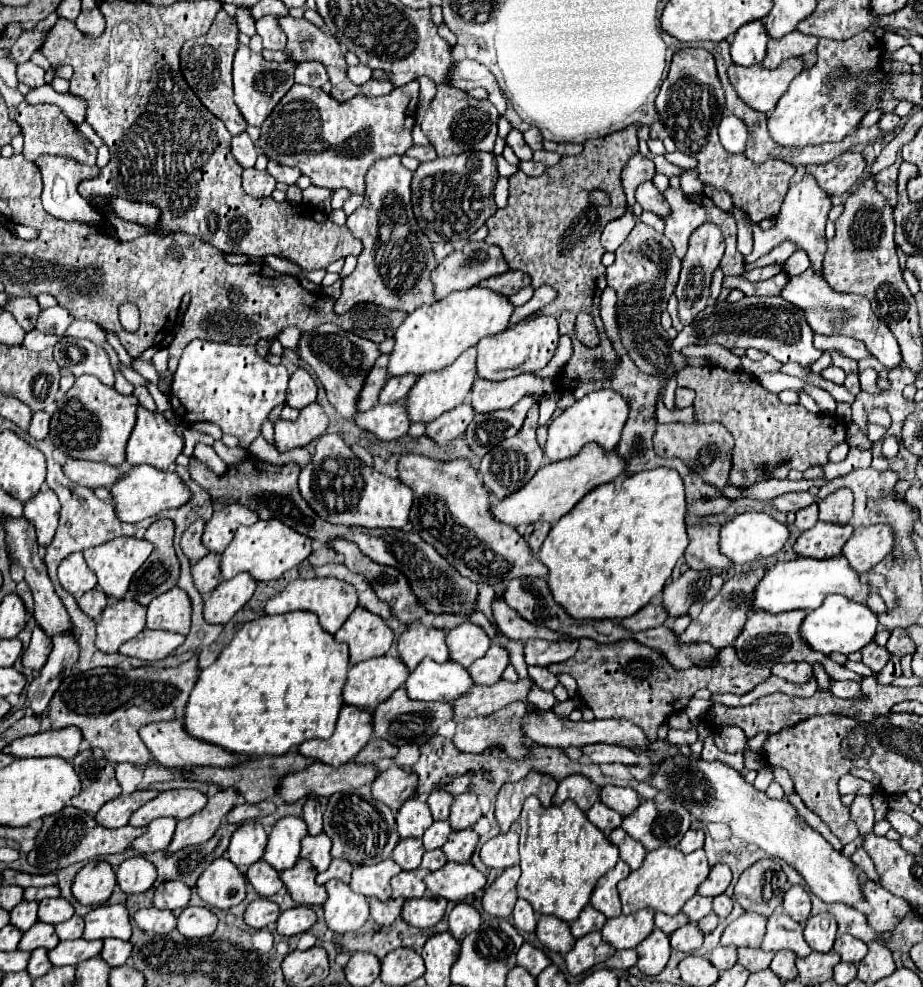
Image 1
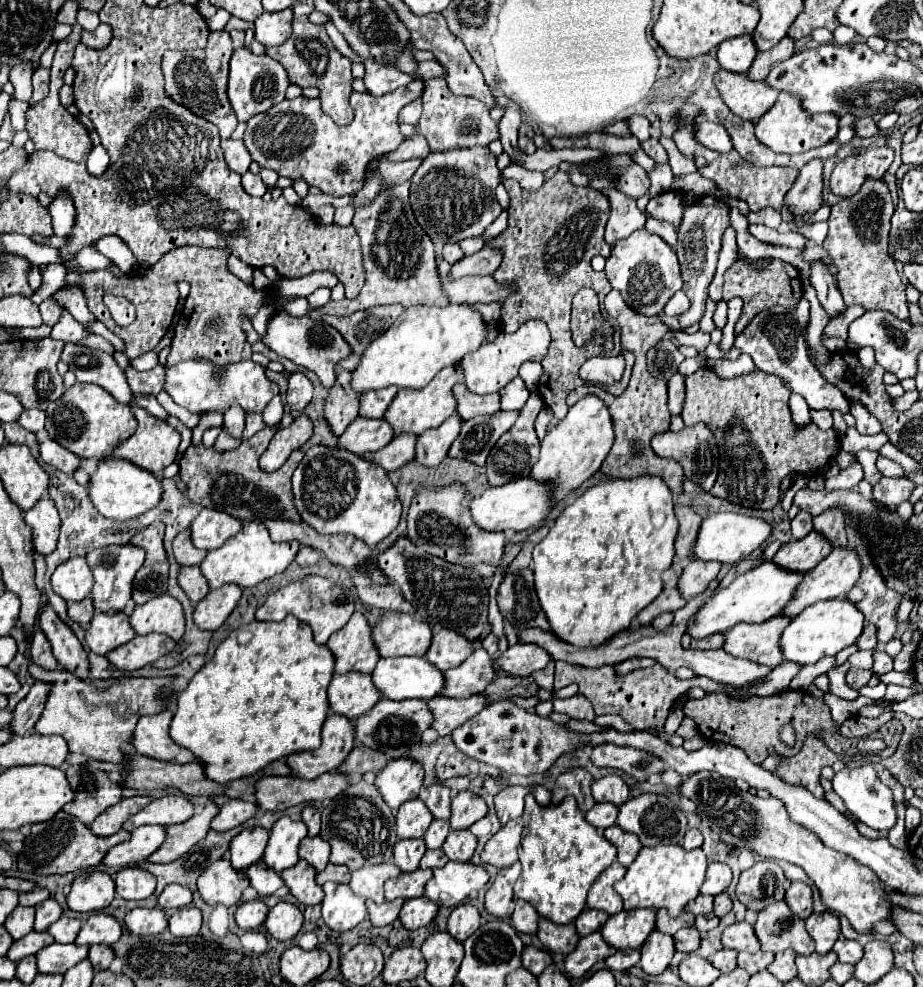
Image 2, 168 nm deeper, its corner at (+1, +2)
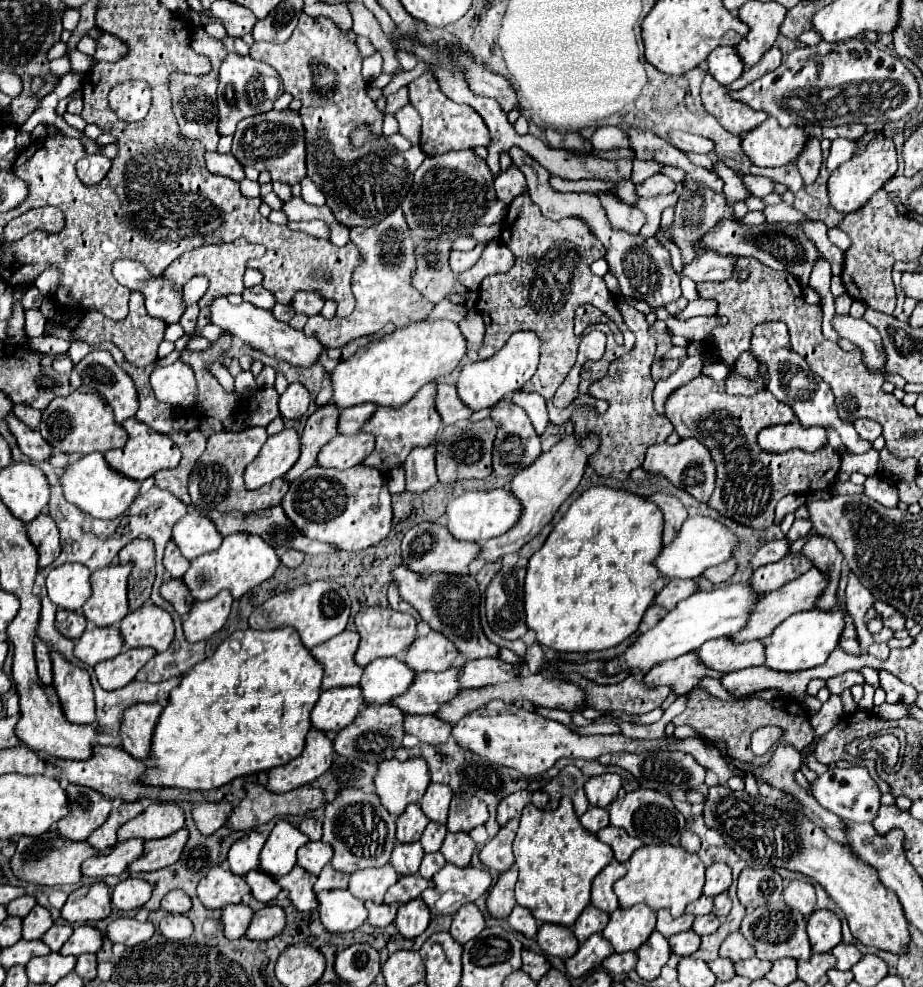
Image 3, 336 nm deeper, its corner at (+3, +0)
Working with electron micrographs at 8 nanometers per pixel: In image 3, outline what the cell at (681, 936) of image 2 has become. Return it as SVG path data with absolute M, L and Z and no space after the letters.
M689 930L689 932L679 932L679 934L671 936L669 944L671 944L671 952L673 954L677 954L677 956L691 956L693 952L699 950L701 938L697 934L693 934L693 930Z

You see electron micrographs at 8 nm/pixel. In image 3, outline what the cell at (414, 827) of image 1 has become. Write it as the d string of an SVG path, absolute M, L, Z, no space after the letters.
M419 804L407 806L405 814L397 818L397 840L399 842L417 842L429 820L425 818Z

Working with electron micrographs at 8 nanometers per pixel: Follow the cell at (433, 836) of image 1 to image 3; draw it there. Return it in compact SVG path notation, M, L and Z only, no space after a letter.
M429 822L423 836L421 836L421 846L425 852L437 852L443 844L447 836L447 826L445 824L437 824L437 822Z

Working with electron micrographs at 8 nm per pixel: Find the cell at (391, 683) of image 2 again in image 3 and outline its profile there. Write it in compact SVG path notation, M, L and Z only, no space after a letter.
M377 658L363 668L361 690L367 704L385 704L389 698L403 694L413 684L413 670L399 658Z

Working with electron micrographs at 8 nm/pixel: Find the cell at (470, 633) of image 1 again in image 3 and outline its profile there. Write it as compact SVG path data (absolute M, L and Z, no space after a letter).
M431 630L427 636L417 638L407 652L405 652L405 664L413 672L445 672L453 666L453 660L457 658L457 648L449 638L445 638L441 632Z

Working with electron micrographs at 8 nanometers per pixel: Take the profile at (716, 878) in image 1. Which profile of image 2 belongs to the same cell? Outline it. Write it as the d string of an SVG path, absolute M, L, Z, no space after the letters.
M711 862L707 868L707 878L701 886L701 894L717 896L717 894L725 892L729 884L731 884L731 868L727 864Z

